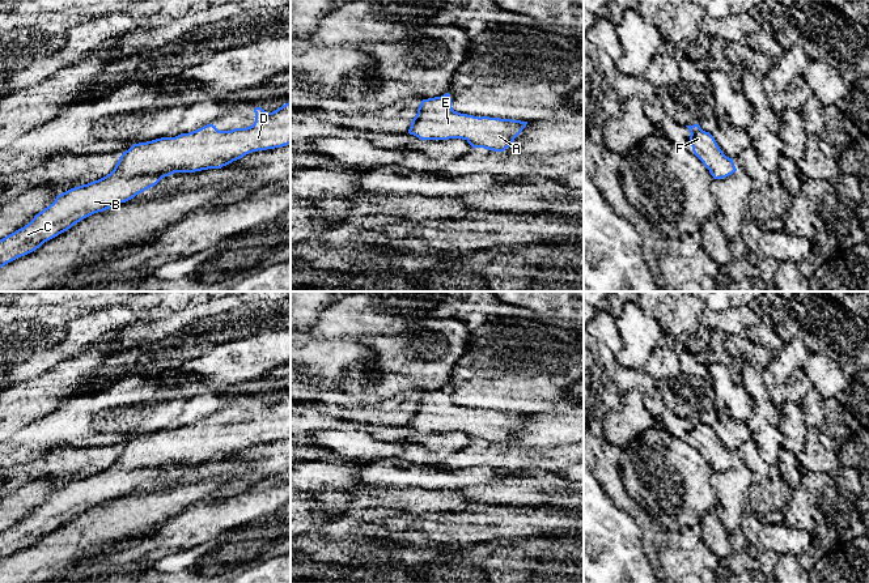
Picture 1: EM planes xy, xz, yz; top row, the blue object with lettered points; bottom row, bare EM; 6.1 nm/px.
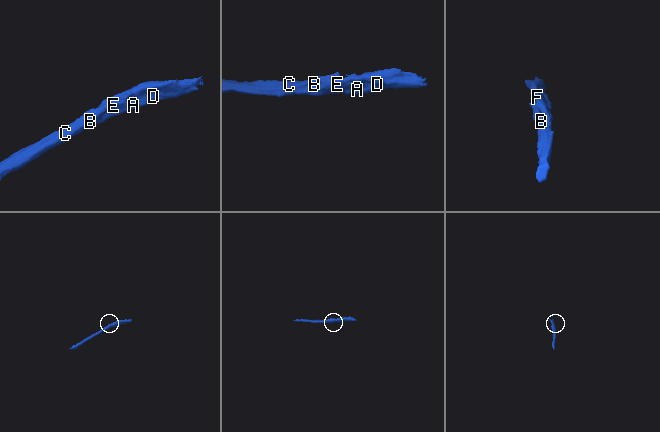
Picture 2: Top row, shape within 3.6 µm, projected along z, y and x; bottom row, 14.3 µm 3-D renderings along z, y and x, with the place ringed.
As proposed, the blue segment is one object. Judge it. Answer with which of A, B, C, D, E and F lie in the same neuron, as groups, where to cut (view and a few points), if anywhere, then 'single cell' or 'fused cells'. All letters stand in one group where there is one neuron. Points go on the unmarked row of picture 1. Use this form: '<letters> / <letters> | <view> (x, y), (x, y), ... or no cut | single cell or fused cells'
A B C D E F | no cut | single cell

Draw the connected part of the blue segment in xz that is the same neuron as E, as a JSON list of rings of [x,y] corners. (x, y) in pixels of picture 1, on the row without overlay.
[[[450,387],[423,392],[408,422],[420,433],[466,433],[472,442],[504,444],[527,414],[474,409],[453,403]]]

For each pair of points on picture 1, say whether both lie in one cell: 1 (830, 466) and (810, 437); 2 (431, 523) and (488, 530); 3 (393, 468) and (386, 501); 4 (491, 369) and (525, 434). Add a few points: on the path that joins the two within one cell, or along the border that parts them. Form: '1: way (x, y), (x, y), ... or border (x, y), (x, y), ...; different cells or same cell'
1: way (823, 459), (812, 443); same cell
2: way (445, 528), (474, 530); same cell
3: border (364, 483), (372, 486), (391, 486), (394, 489); different cells
4: border (558, 412), (530, 413), (528, 416); different cells

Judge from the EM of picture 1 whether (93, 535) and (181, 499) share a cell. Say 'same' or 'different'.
same

